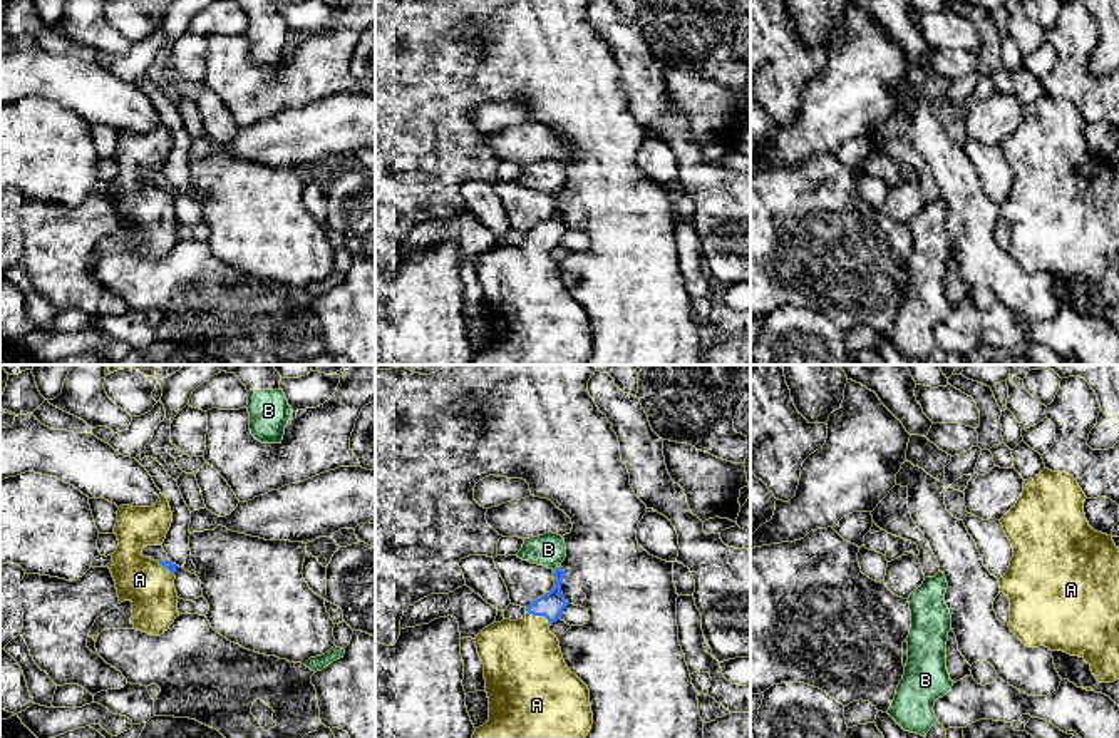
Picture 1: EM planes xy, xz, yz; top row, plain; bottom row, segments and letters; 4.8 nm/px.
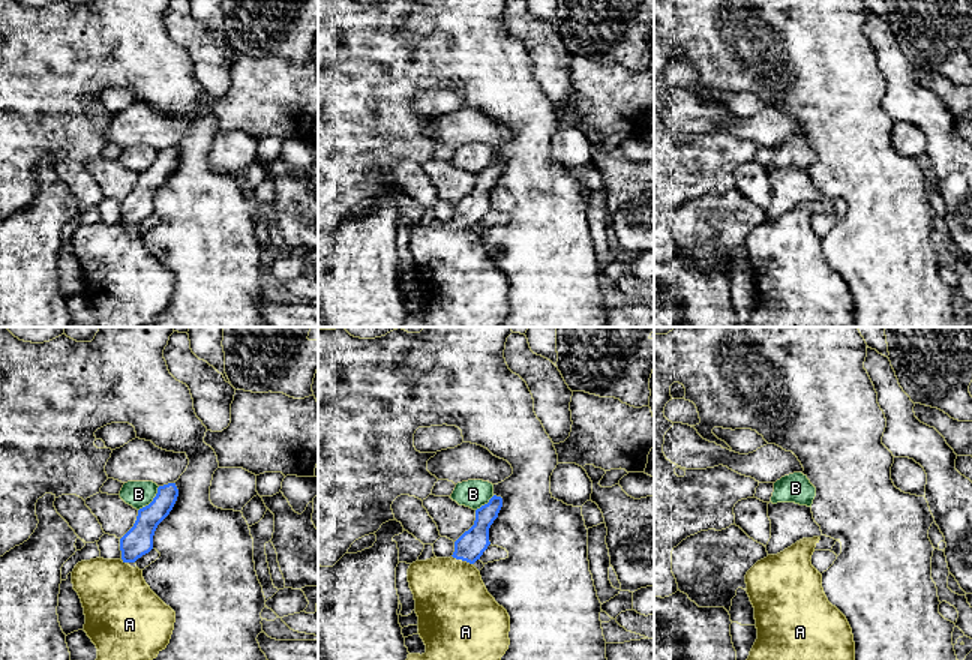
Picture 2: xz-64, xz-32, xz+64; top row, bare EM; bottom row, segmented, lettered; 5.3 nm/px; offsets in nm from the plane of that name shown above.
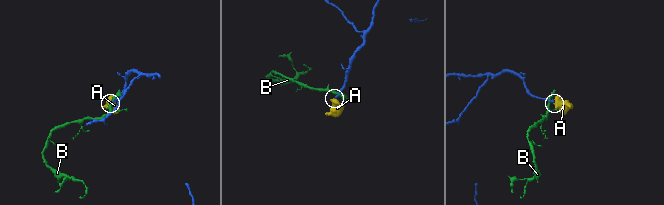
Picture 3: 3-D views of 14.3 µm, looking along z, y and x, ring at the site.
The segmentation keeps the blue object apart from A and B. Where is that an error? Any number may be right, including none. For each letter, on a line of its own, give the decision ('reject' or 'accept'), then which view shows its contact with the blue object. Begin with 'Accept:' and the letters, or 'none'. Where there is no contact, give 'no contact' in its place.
Accept: A
A: accept; meets blue in xz
B: reject; no contact

